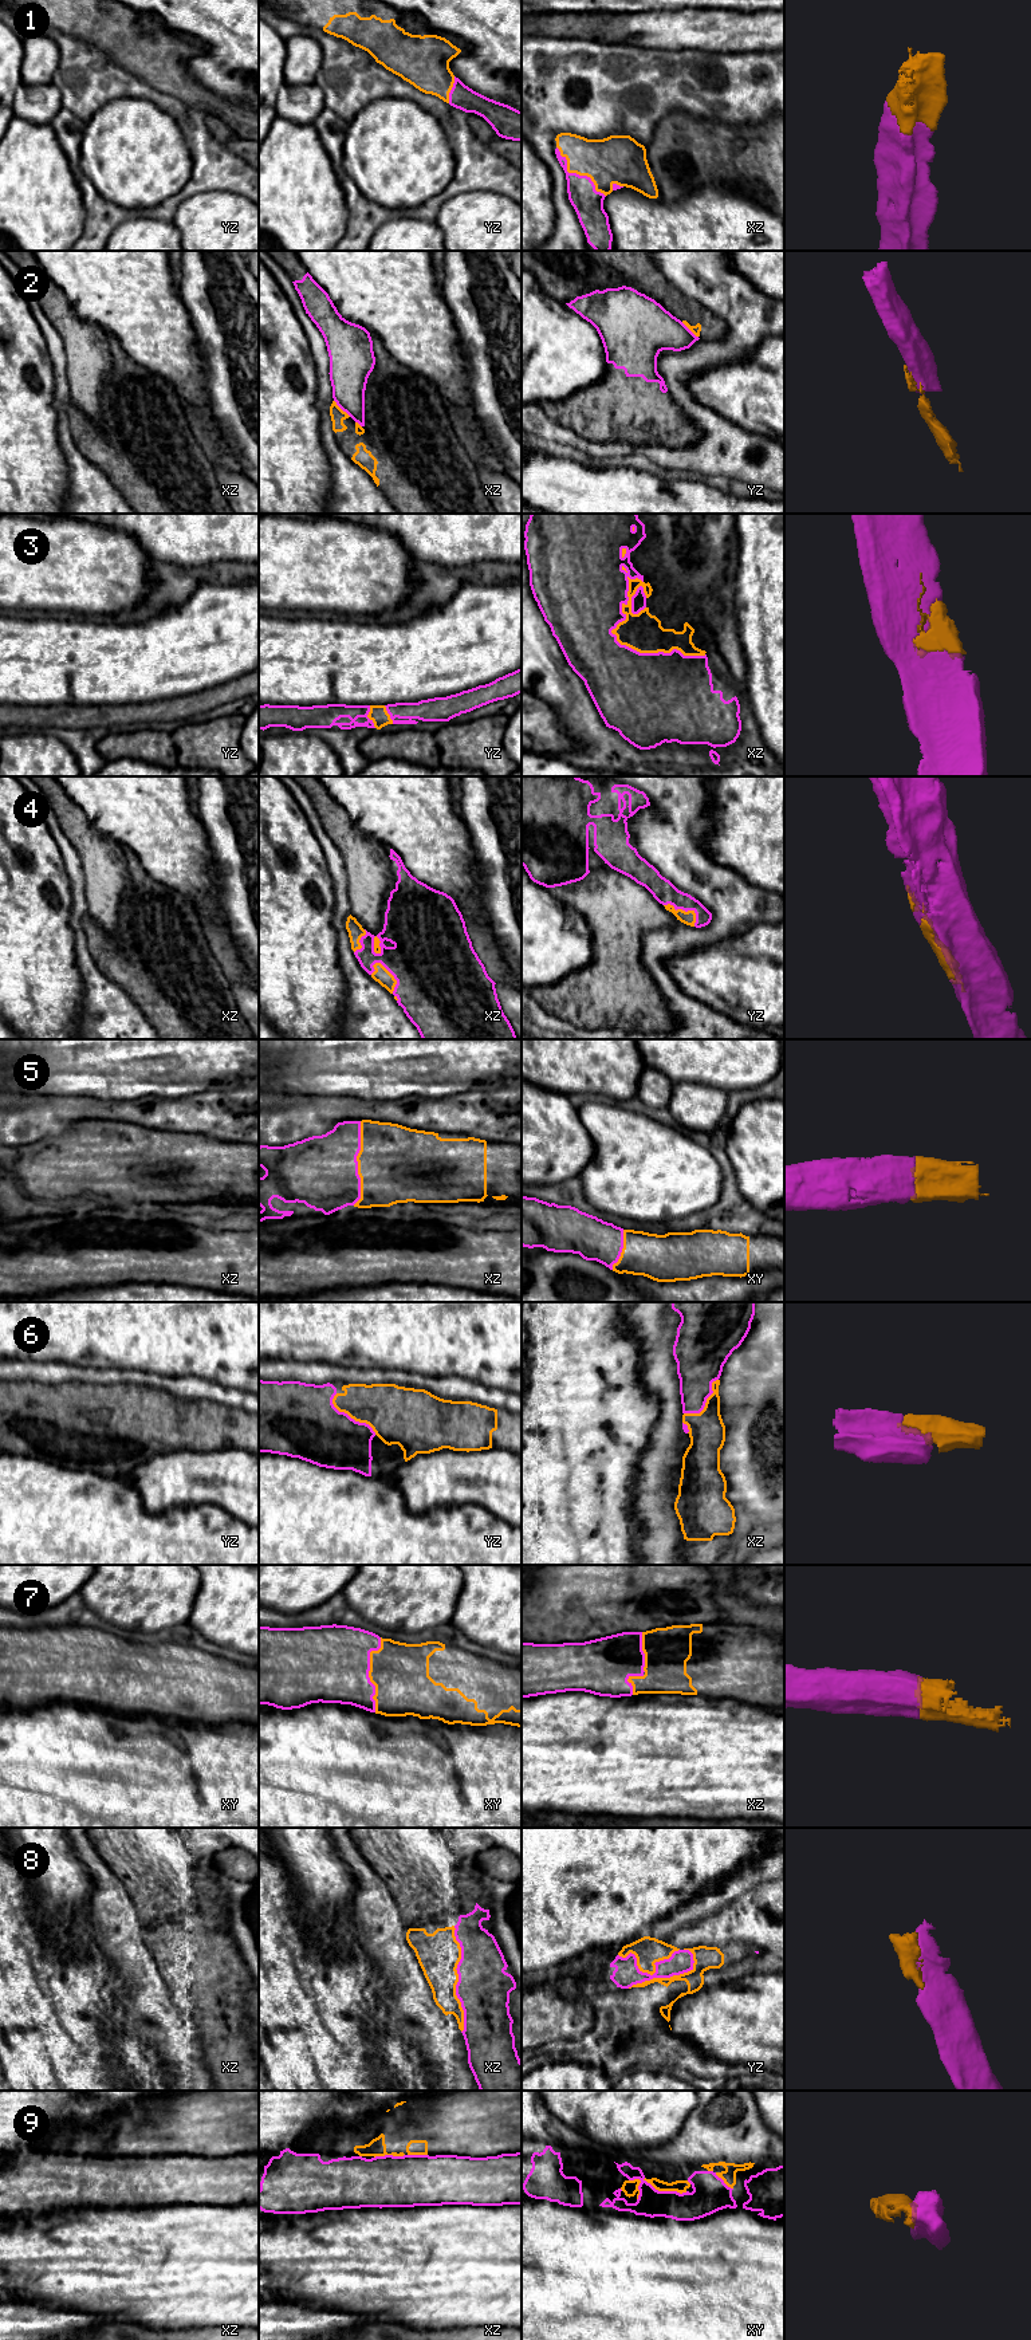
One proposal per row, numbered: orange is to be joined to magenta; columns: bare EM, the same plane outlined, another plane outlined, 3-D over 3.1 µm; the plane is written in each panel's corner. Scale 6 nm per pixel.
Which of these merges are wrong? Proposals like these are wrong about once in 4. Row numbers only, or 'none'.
2, 9

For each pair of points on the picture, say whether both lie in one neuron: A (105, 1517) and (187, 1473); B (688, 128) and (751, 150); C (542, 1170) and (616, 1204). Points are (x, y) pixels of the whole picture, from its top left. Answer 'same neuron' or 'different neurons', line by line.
A: different neurons
B: same neuron
C: different neurons

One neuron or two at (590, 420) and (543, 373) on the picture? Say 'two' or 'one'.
two

